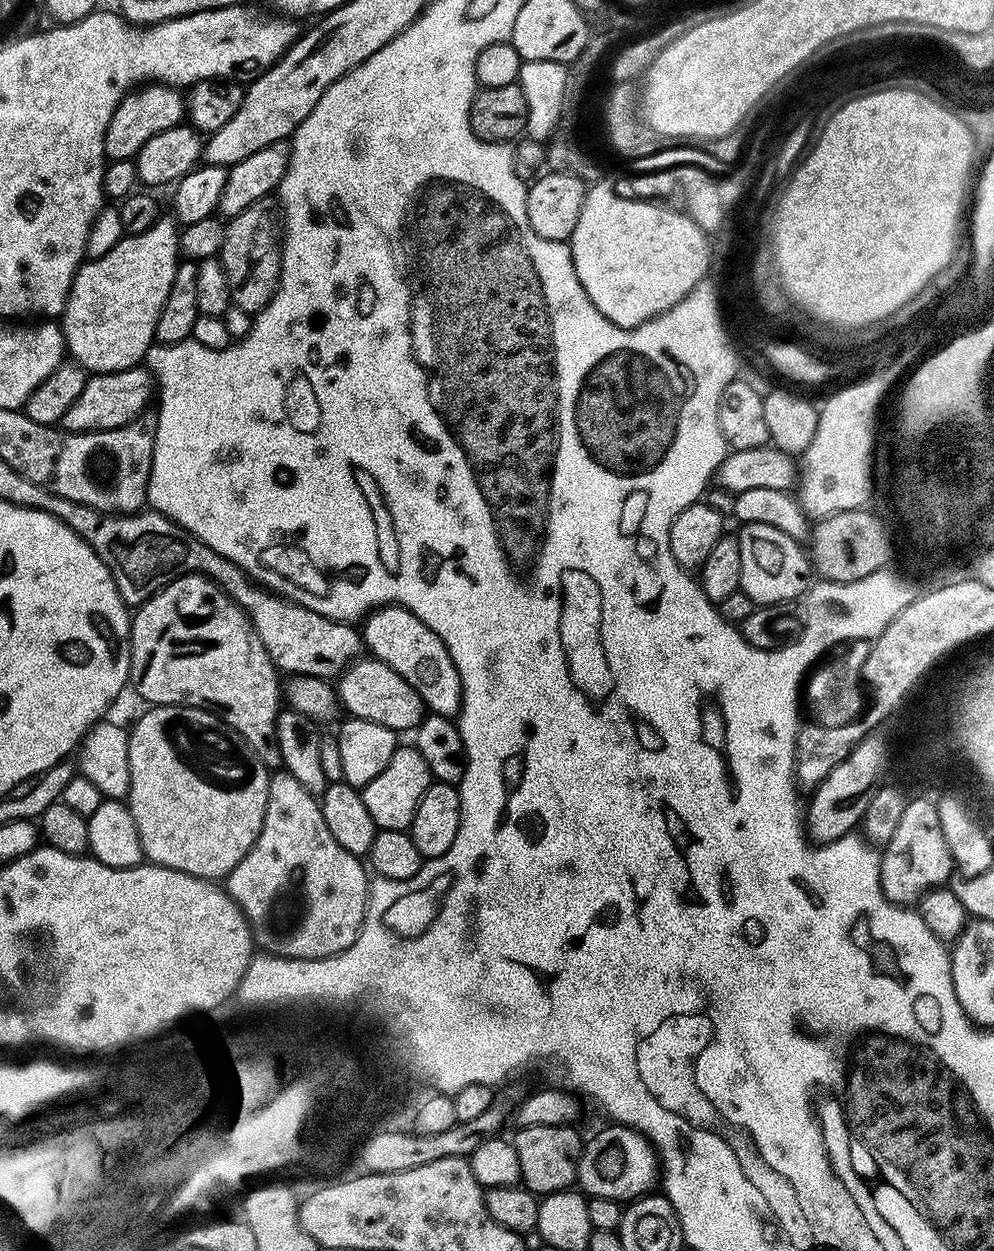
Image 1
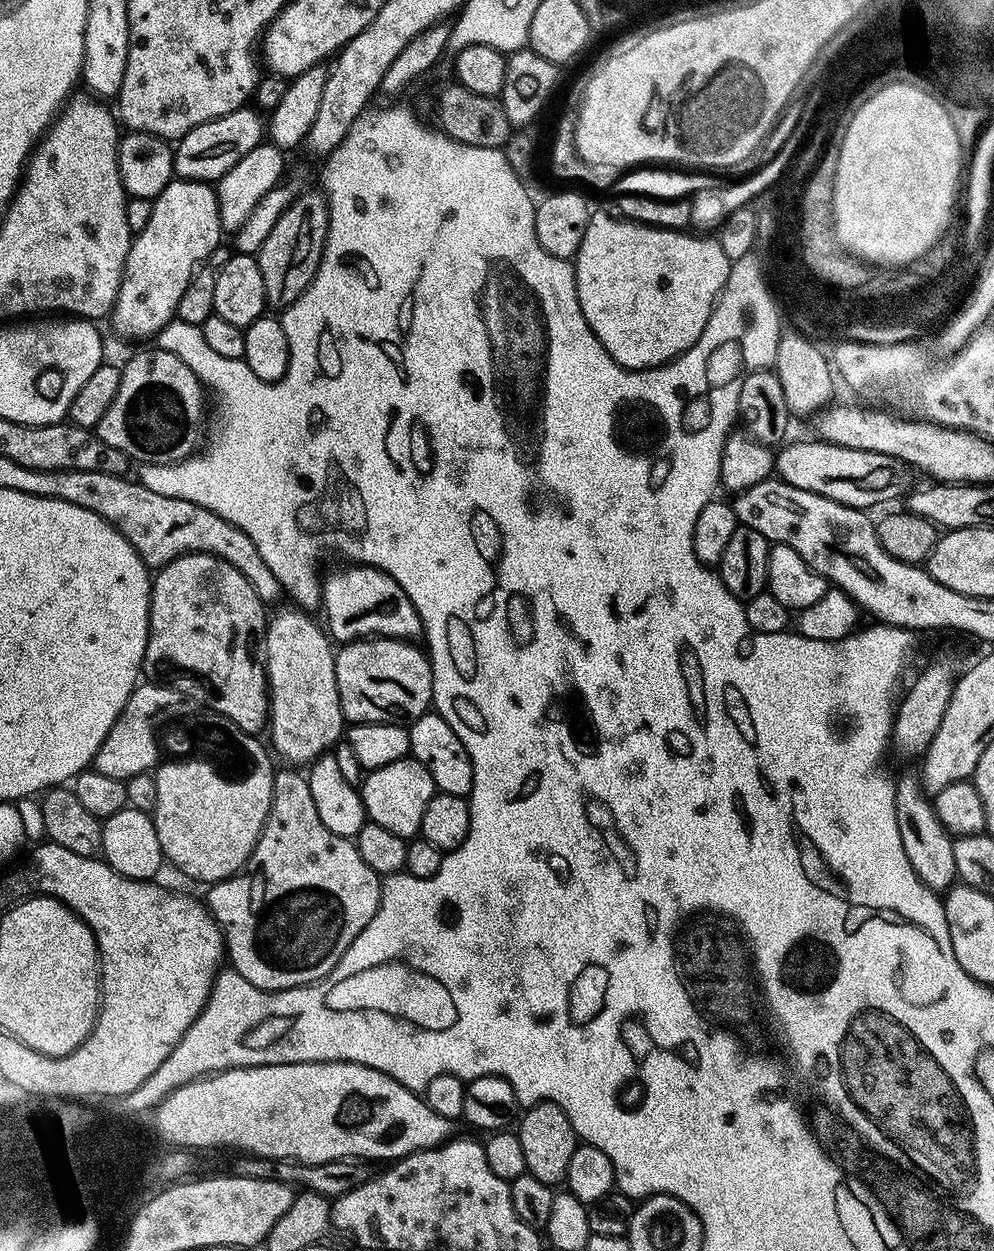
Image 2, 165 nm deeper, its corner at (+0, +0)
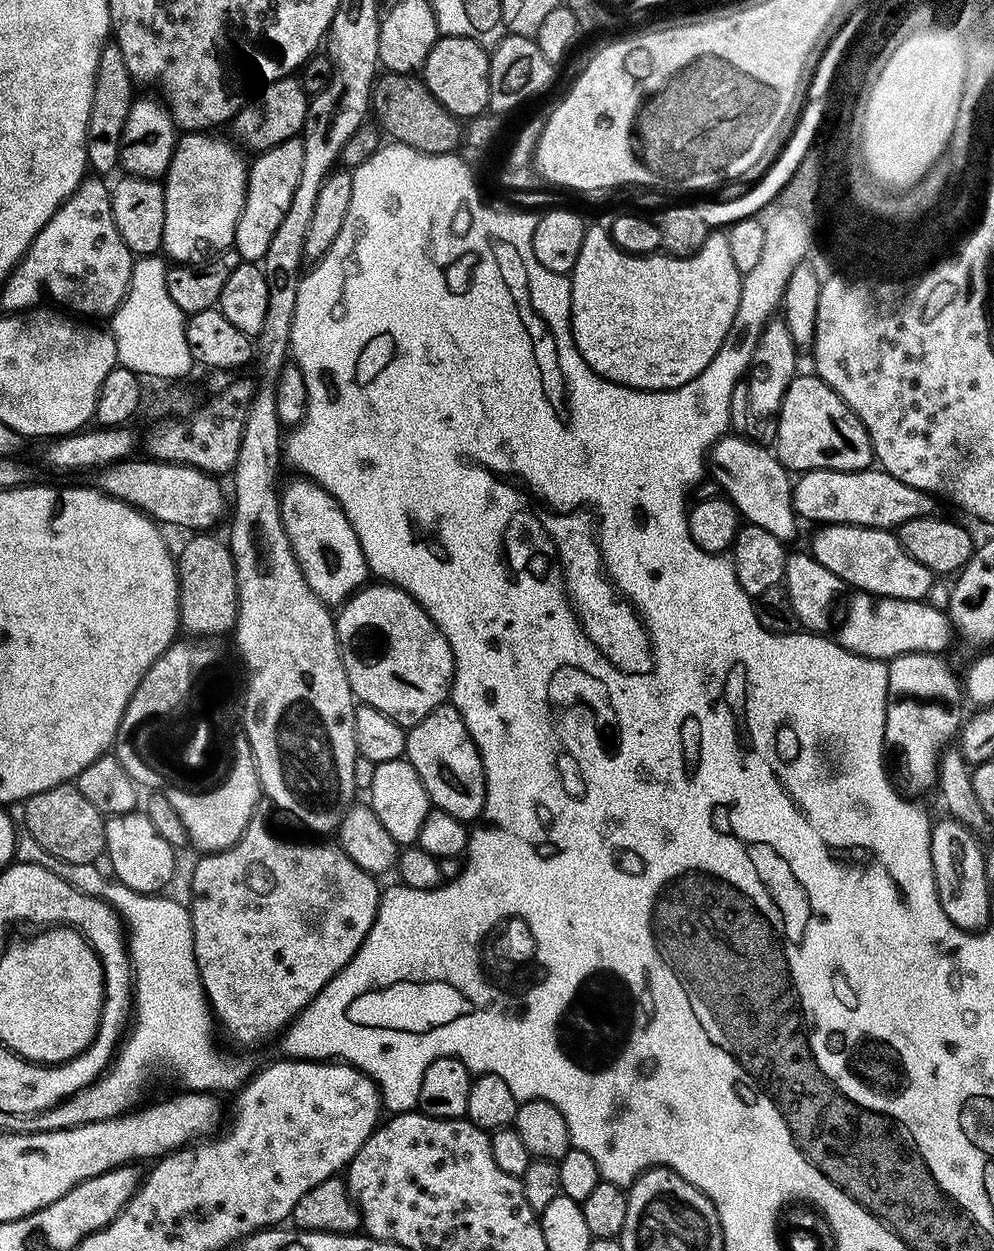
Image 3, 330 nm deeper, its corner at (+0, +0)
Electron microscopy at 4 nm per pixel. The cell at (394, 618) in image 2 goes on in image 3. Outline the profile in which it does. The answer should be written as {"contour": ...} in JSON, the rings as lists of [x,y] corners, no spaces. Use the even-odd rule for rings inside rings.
{"contour":[[[295,478],[280,492],[280,517],[292,543],[298,566],[323,604],[339,606],[370,580],[366,554],[350,526],[342,506],[322,486],[307,478]]]}

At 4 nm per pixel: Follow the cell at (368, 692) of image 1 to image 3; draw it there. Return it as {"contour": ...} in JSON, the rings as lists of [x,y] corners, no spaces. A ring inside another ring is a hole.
{"contour":[[[369,582],[339,605],[334,619],[336,640],[340,644],[340,657],[344,663],[346,678],[352,687],[353,696],[360,704],[382,710],[382,714],[407,730],[422,722],[422,718],[426,718],[430,710],[449,699],[452,680],[456,677],[452,647],[450,642],[446,642],[442,630],[438,630],[430,614],[426,614],[426,610],[422,610],[420,603],[408,592],[387,582]]]}

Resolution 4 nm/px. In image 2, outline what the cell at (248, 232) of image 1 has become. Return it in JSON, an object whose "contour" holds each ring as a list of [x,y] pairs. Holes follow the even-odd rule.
{"contour":[[[301,191],[276,222],[266,242],[262,242],[255,259],[261,270],[267,303],[277,310],[293,304],[310,286],[320,265],[320,253],[324,250],[324,237],[328,234],[328,197],[323,191]]]}

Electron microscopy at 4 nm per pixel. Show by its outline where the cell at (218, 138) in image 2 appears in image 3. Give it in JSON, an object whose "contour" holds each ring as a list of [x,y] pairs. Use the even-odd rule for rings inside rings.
{"contour":[[[295,75],[283,76],[273,84],[266,84],[259,89],[232,117],[230,128],[236,131],[235,139],[245,149],[253,148],[253,153],[256,154],[265,152],[268,148],[278,146],[303,133],[309,99],[309,93],[305,92],[303,83]]]}

